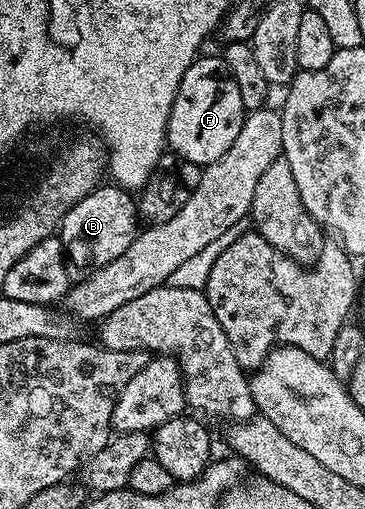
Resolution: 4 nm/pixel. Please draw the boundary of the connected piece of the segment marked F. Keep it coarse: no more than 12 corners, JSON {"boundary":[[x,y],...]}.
{"boundary":[[197,57],[170,108],[171,153],[202,168],[246,117],[223,57]]}

